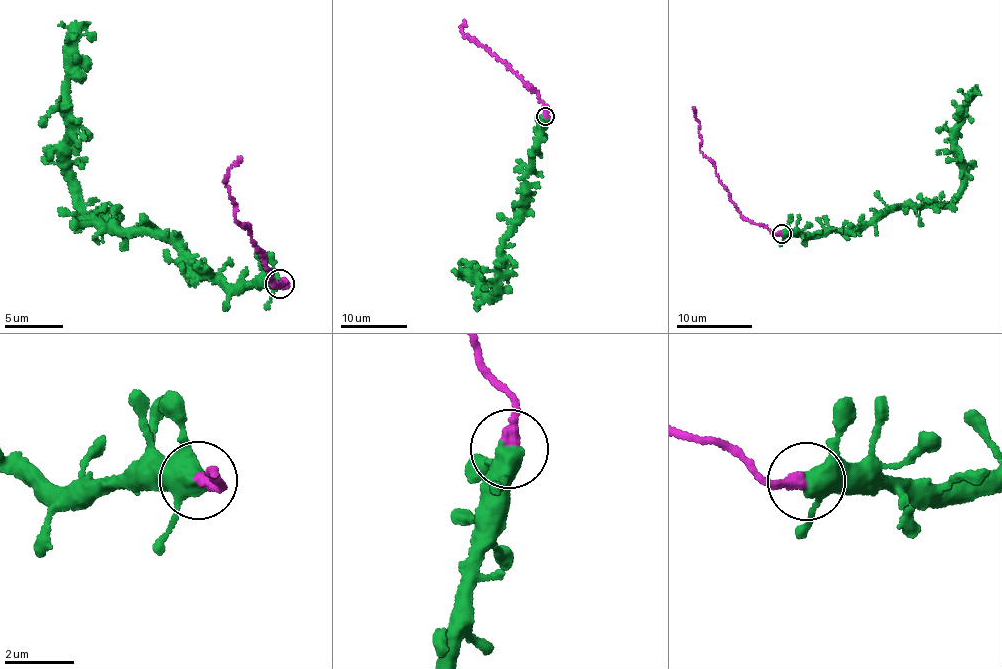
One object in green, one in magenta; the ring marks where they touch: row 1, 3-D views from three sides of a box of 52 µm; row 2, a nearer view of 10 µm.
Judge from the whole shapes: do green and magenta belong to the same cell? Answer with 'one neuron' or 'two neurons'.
two neurons

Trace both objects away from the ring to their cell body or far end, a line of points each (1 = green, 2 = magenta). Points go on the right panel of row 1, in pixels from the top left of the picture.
1: (783, 233), (812, 235), (868, 226), (900, 205), (949, 202), (963, 176), (957, 145), (963, 101), (971, 90)
2: (781, 233), (774, 234), (740, 213), (715, 166), (699, 148), (699, 121), (693, 107)

